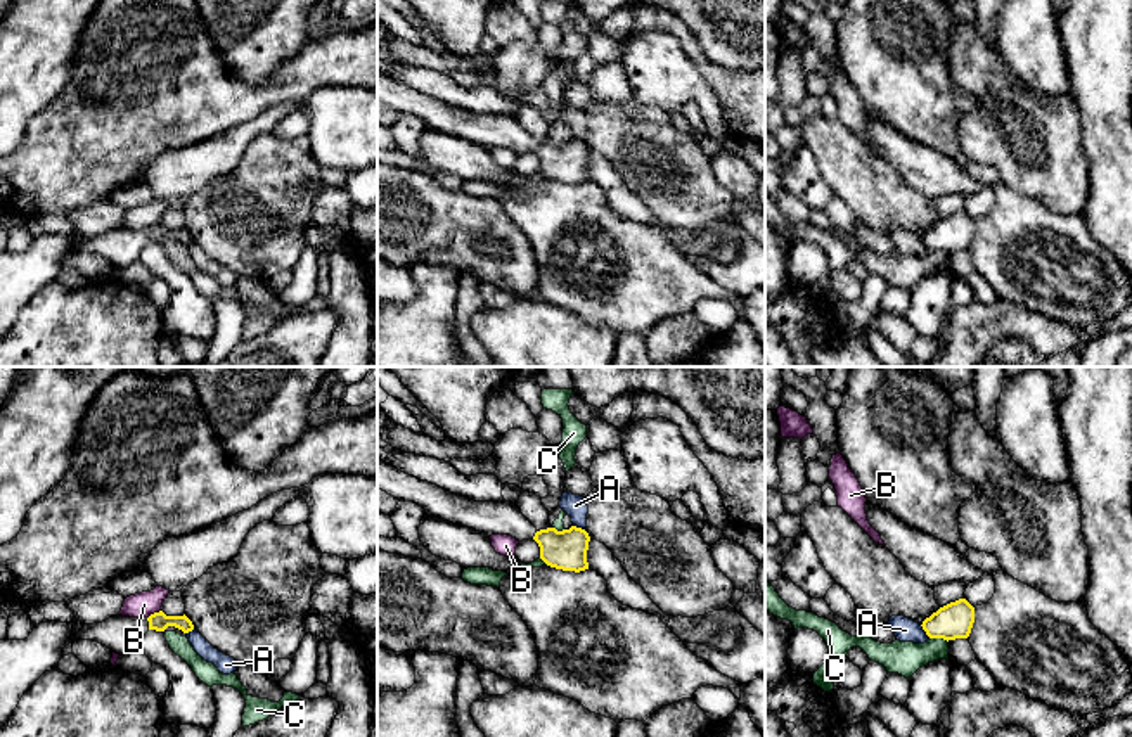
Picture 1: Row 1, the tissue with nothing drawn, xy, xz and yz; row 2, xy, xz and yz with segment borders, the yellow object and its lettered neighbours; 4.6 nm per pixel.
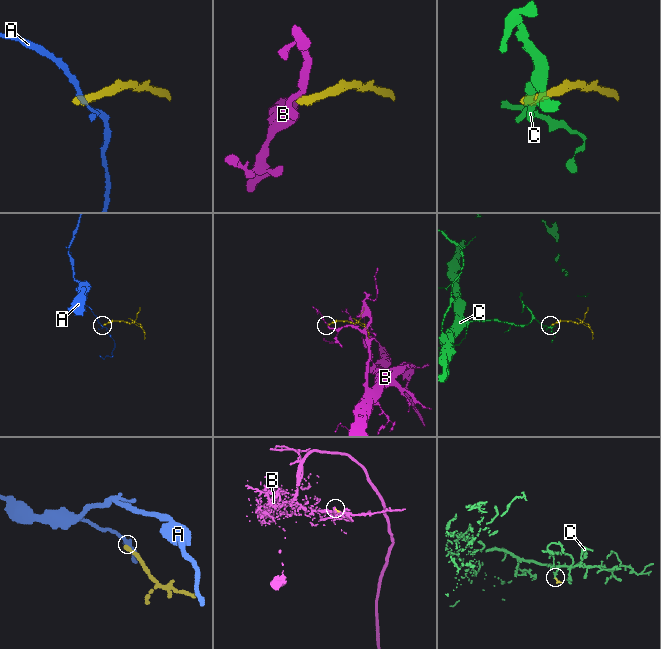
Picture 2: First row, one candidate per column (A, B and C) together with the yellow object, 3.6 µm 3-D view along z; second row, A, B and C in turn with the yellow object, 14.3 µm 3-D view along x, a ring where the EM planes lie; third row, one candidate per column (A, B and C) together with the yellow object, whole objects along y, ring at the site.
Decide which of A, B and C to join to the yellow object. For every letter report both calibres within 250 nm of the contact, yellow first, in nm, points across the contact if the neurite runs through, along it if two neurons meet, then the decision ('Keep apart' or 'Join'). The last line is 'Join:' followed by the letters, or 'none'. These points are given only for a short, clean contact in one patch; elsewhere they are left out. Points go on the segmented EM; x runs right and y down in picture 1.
A: Thickness 180 nm (yellow) against 110 nm. Boundary: xz (573, 525), (584, 530). Keep apart
B: Thickness 90 nm (yellow) against 120 nm. Boundary: xy (160, 609), (147, 618). Keep apart
C: Thickness 160 nm (yellow) against 160 nm. Boundary: yz (932, 637), (942, 637), (947, 642). Keep apart
Join: none

